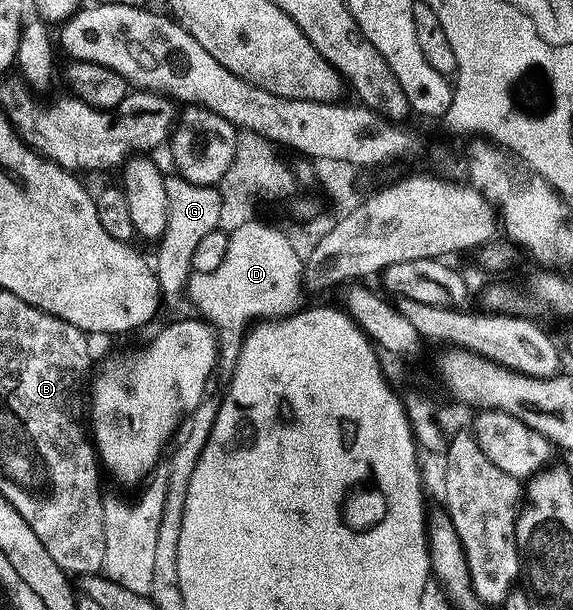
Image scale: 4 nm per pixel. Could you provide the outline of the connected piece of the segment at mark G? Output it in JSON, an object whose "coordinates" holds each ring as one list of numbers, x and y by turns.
{"coordinates":[[176,174,167,177,166,192,171,216,168,220,168,230,157,247,158,260,155,259,154,269,159,280,161,295,165,301,168,301,185,295,188,281,194,272,195,249,210,232,219,229,225,199,217,187,192,185]]}

